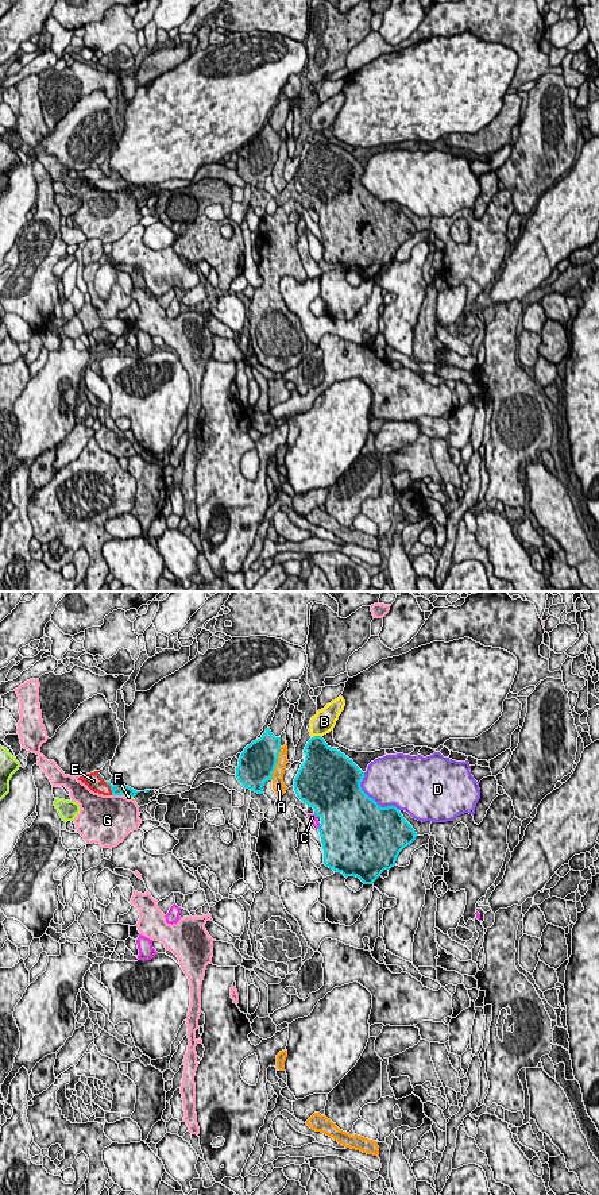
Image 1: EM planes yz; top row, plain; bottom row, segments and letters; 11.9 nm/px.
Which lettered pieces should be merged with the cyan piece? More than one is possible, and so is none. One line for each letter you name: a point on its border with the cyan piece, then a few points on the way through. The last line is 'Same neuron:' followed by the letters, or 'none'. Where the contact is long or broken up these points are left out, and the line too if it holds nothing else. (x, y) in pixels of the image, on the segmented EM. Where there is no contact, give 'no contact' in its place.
E: meets cyan in yz at (108, 783); runs through yz (118, 789), (112, 789), (108, 783), (96, 783), (93, 781)
Same neuron: E

